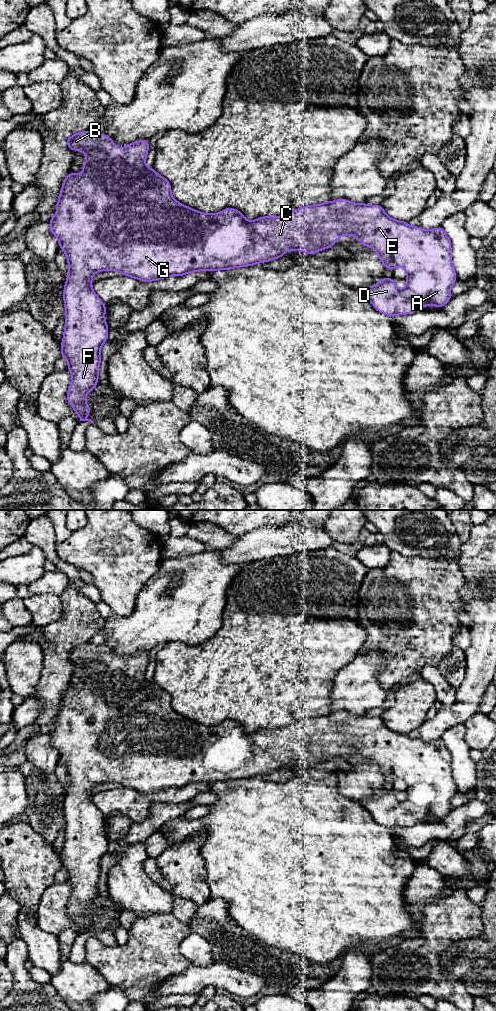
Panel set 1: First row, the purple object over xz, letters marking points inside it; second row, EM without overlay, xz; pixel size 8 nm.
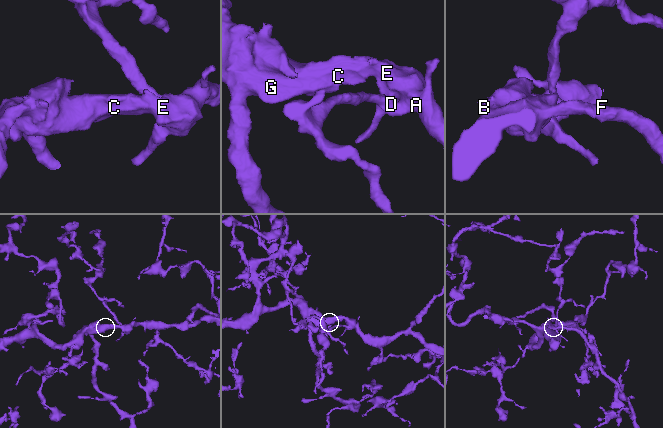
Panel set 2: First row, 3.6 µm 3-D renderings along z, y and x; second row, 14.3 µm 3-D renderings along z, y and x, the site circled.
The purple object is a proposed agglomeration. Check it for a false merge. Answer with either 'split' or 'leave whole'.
leave whole

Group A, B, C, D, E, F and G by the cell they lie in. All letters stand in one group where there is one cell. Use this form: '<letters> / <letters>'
A B C D E F G

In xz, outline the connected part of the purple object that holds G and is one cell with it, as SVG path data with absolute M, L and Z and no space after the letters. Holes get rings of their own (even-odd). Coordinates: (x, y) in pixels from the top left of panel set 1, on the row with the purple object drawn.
M87 130L73 134L68 138L65 144L72 151L83 151L84 154L88 157L85 160L84 165L82 166L82 170L85 173L84 175L80 175L78 173L68 173L67 177L64 179L60 191L60 196L58 202L56 203L56 215L50 221L48 221L48 223L50 224L50 232L59 239L60 250L66 252L67 262L69 265L69 272L63 291L63 299L65 302L66 312L64 336L63 341L60 344L60 347L61 356L68 360L67 368L70 370L72 374L72 382L68 388L67 401L74 408L75 413L80 416L79 421L89 421L91 423L94 423L93 420L86 418L86 416L91 412L91 408L85 401L85 396L97 386L97 383L99 381L98 370L100 362L102 360L102 357L100 355L100 348L106 341L108 341L109 329L104 317L104 314L106 312L106 305L95 294L91 287L93 282L92 275L99 271L115 270L119 271L122 275L130 276L141 281L150 282L162 278L167 278L169 276L183 276L190 272L198 272L202 270L212 272L214 270L226 270L238 267L253 266L261 262L268 262L280 258L284 256L284 253L288 250L302 251L308 253L309 255L312 255L323 249L336 246L335 240L340 239L342 235L355 235L358 237L358 242L360 244L369 246L377 251L378 256L384 265L384 268L388 268L393 271L395 267L402 266L407 272L407 286L403 290L399 290L396 287L395 279L387 277L384 277L381 280L379 280L378 283L374 286L362 289L362 294L372 303L372 305L377 311L381 312L382 314L386 314L390 317L393 315L406 315L412 312L416 312L420 308L424 308L426 304L430 304L432 306L435 306L436 308L440 308L446 303L448 303L452 298L450 294L450 289L456 283L457 278L455 269L452 264L451 241L442 227L437 227L435 229L429 230L424 230L419 226L412 227L408 224L408 222L402 222L399 220L389 218L384 209L381 207L381 205L367 205L365 203L355 204L346 199L338 199L331 202L325 201L324 203L319 205L306 205L302 208L288 212L285 215L280 215L277 217L263 216L254 221L247 221L240 211L230 207L227 207L225 210L219 213L206 214L203 212L196 211L188 206L182 205L181 203L176 201L171 194L171 183L164 177L160 176L153 168L150 169L145 166L145 159L149 151L149 139L142 139L135 143L129 143L125 146L125 149L123 150L122 148L116 148L113 140L108 135L97 134L92 132L91 130ZM213 233L215 234L216 238L215 244L207 245L206 242L208 238L212 236Z

